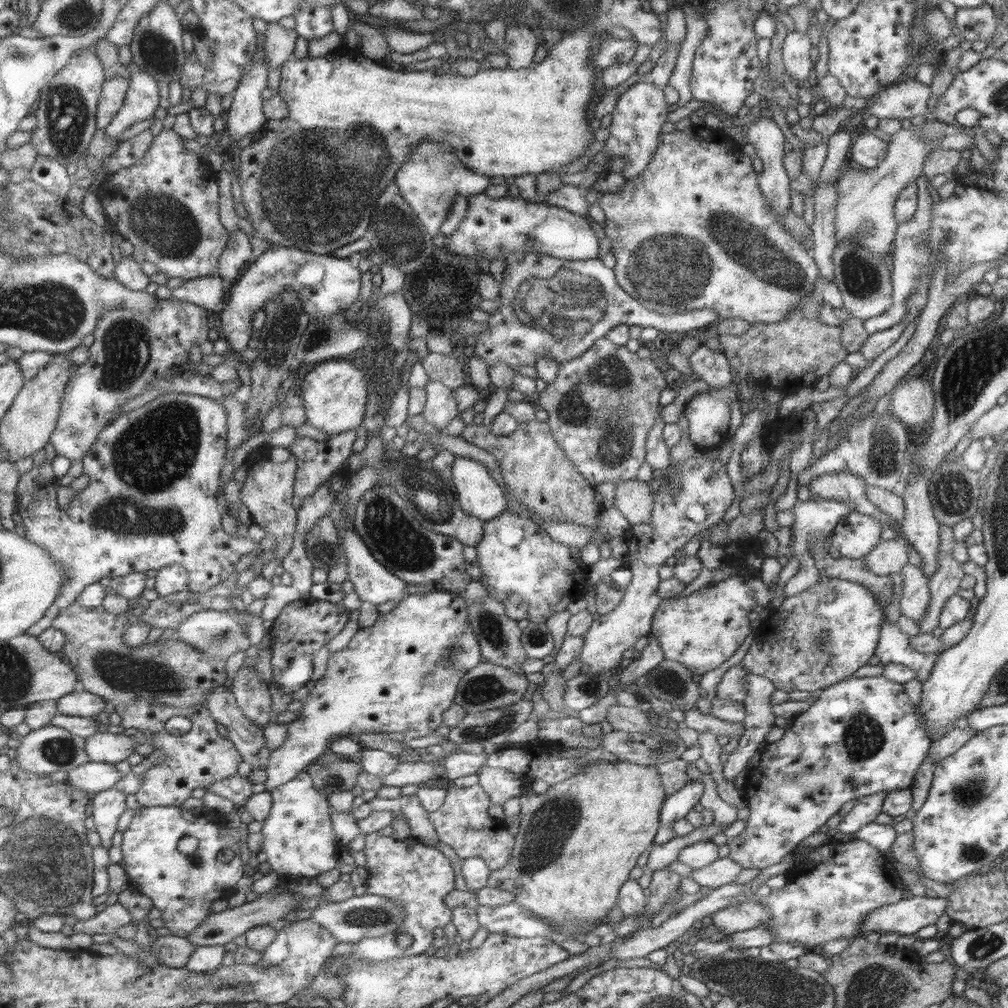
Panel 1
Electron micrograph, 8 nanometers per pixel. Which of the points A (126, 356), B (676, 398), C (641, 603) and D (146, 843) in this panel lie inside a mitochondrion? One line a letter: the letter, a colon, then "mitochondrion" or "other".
A: mitochondrion
B: other
C: other
D: other

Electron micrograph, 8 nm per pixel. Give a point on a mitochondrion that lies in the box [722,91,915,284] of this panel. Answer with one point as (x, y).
(861, 216)

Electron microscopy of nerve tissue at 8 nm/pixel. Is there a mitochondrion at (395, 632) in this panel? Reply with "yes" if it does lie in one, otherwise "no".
no

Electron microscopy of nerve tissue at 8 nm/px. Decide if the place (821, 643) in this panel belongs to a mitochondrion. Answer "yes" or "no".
yes

